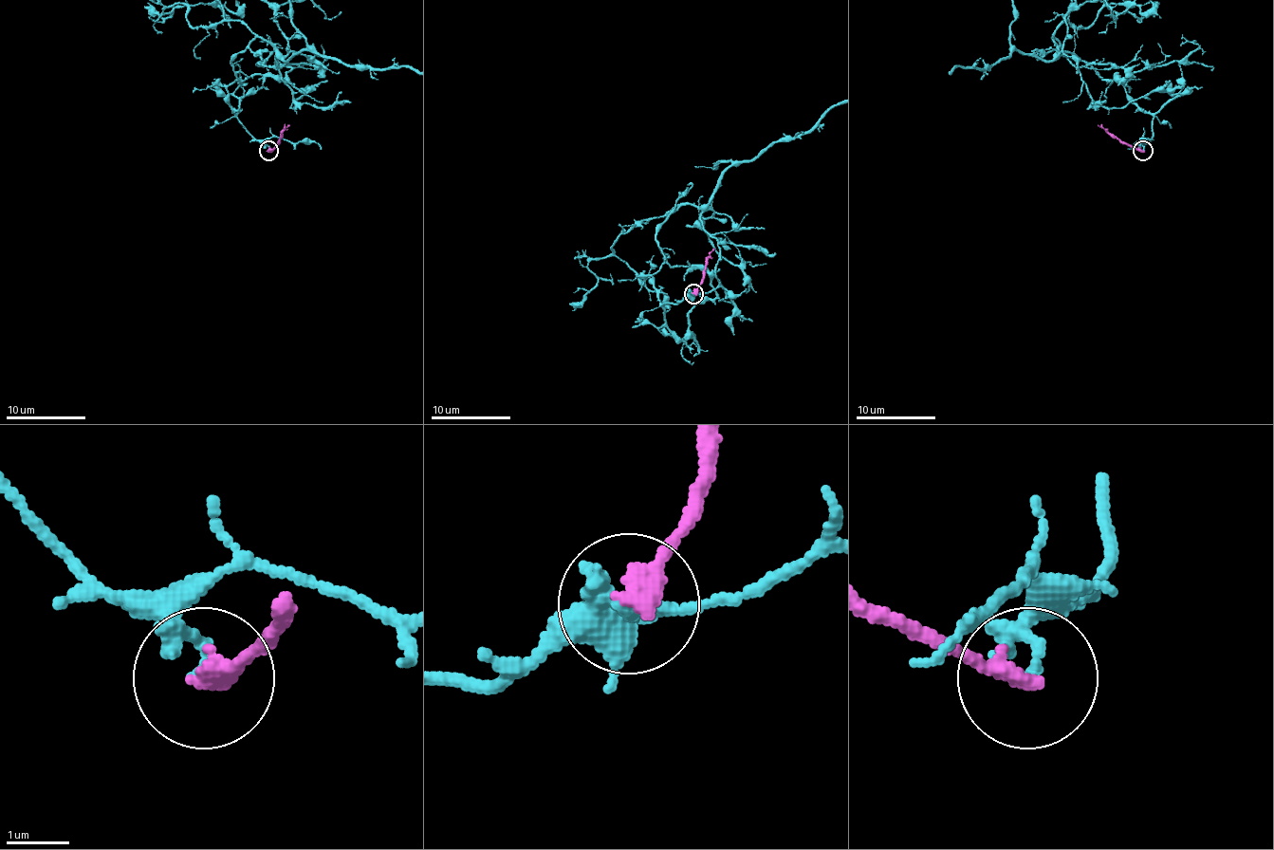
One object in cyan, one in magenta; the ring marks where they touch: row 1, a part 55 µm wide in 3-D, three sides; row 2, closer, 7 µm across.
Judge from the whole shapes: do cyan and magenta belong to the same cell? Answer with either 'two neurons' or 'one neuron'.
two neurons

